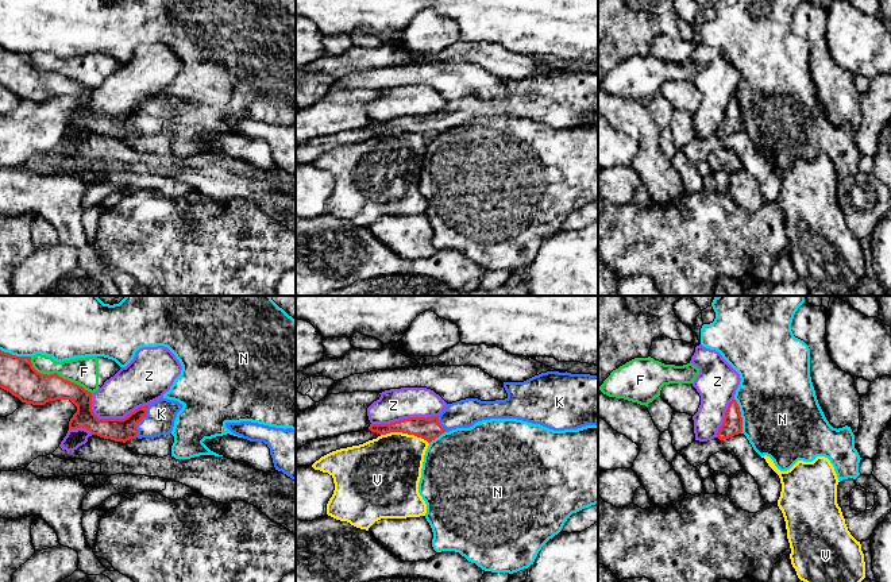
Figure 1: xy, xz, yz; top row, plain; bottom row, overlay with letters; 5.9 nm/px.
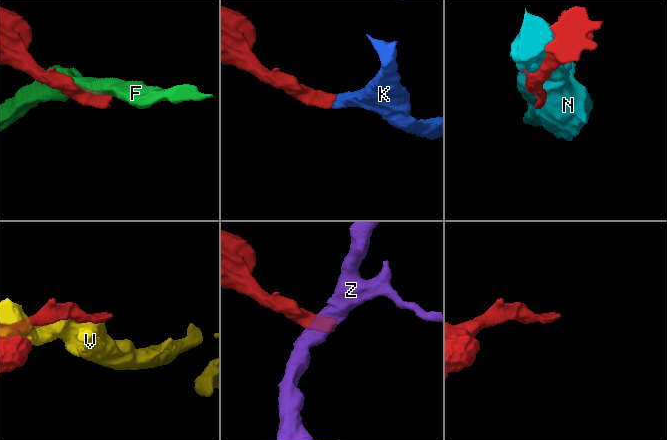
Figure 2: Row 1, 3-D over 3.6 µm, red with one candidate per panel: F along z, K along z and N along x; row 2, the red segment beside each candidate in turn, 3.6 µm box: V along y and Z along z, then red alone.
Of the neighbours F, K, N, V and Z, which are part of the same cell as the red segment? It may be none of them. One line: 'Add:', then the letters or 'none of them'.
Add: K

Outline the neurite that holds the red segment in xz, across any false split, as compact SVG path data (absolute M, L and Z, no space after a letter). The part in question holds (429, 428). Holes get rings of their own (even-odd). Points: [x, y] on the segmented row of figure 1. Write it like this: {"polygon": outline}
{"polygon": "M547 371L524 382L504 382L505 400L466 398L447 404L439 416L370 424L379 435L402 432L431 443L444 432L490 419L517 419L554 431L598 425L598 375Z"}

